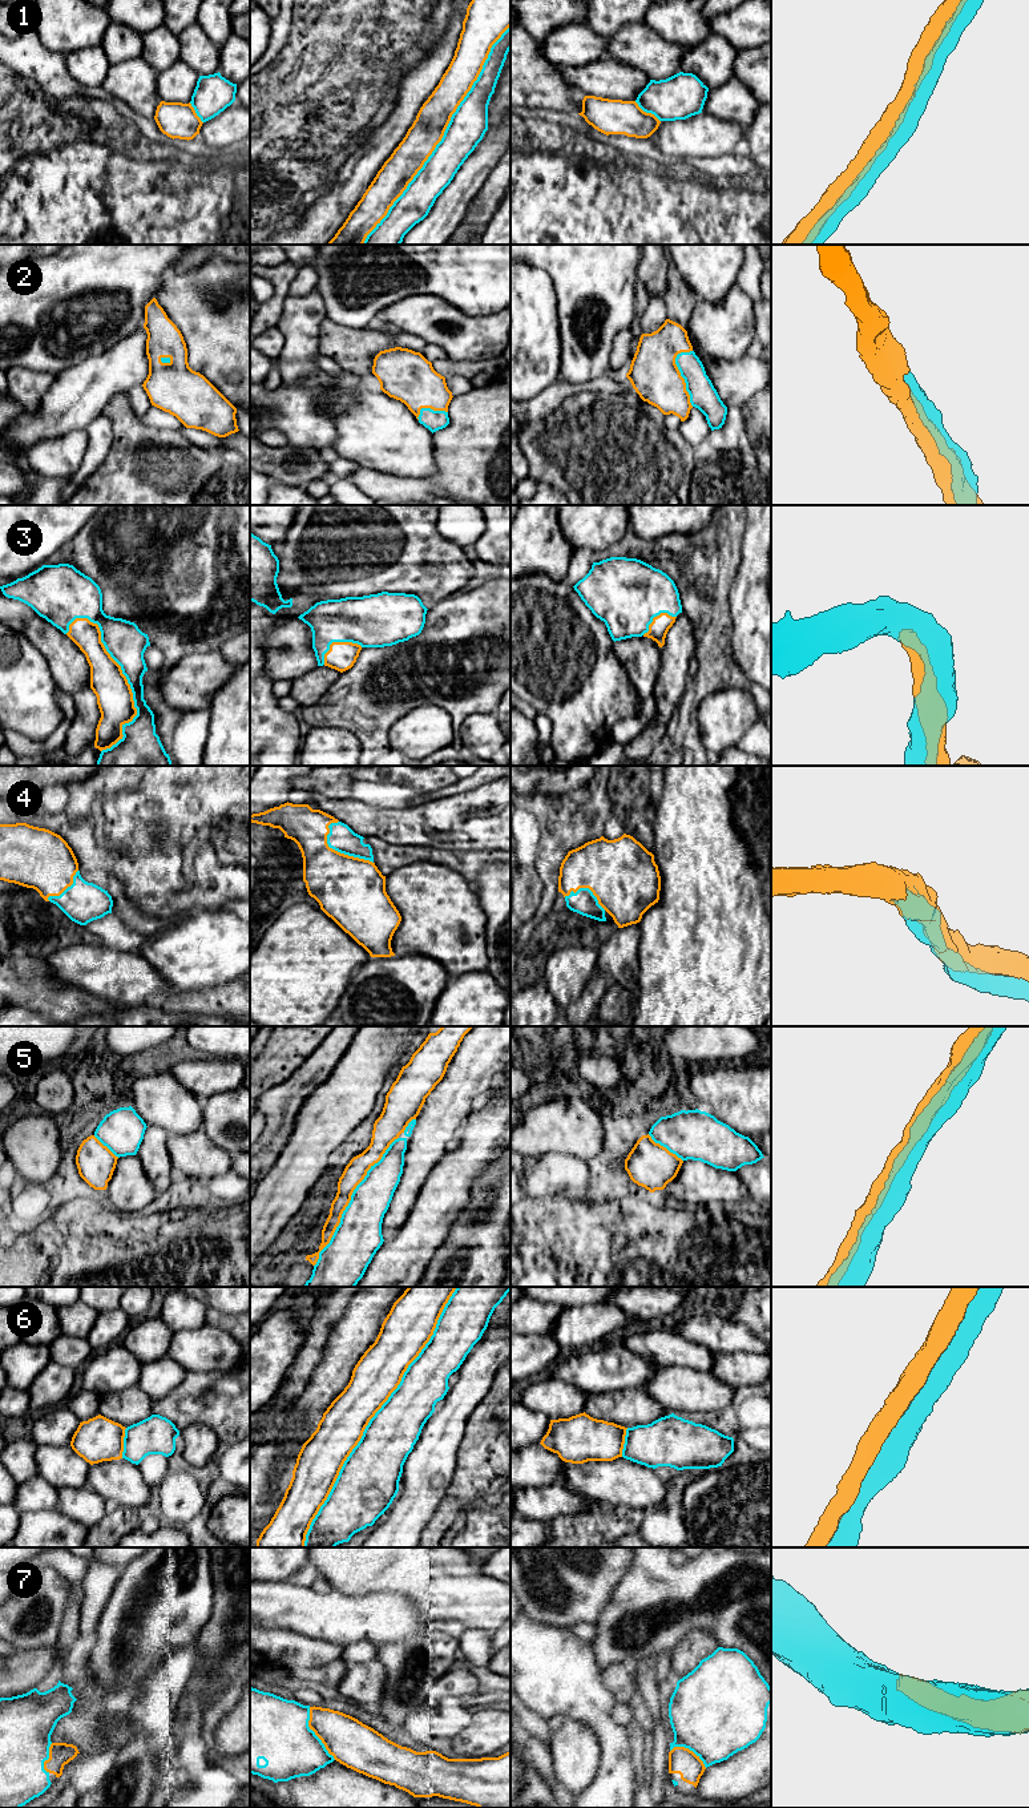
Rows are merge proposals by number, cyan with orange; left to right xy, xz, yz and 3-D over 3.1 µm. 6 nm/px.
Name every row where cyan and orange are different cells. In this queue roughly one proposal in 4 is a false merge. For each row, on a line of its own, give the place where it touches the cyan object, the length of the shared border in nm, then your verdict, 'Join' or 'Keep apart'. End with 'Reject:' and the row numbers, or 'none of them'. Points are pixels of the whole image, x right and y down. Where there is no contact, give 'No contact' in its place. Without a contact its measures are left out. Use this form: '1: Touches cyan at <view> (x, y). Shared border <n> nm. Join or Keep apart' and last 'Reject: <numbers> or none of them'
1: Touches cyan at xz (444, 134). Shared border 1600 nm. Keep apart
2: Touches cyan at yz (681, 374). Shared border 340 nm. Join
3: Touches cyan at xy (128, 682). Shared border 850 nm. Join
4: Touches cyan at xz (341, 852). Shared border 360 nm. Join
5: Touches cyan at xz (350, 1202). Shared border 950 nm. Keep apart
6: Touches cyan at xz (372, 1417). Shared border 1800 nm. Keep apart
7: Touches cyan at xz (314, 1734). Shared border 360 nm. Join
Reject: 1, 5, 6

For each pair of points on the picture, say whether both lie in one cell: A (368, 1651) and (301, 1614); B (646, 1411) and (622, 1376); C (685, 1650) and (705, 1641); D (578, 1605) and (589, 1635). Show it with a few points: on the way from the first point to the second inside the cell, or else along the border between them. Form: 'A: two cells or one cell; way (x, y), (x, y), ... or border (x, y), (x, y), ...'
A: two cells; border (376, 1645), (368, 1641), (355, 1641), (344, 1647)
B: two cells; border (642, 1389), (600, 1392)
C: one cell; way (690, 1650), (699, 1643)
D: two cells; border (593, 1623), (576, 1622), (569, 1629)

